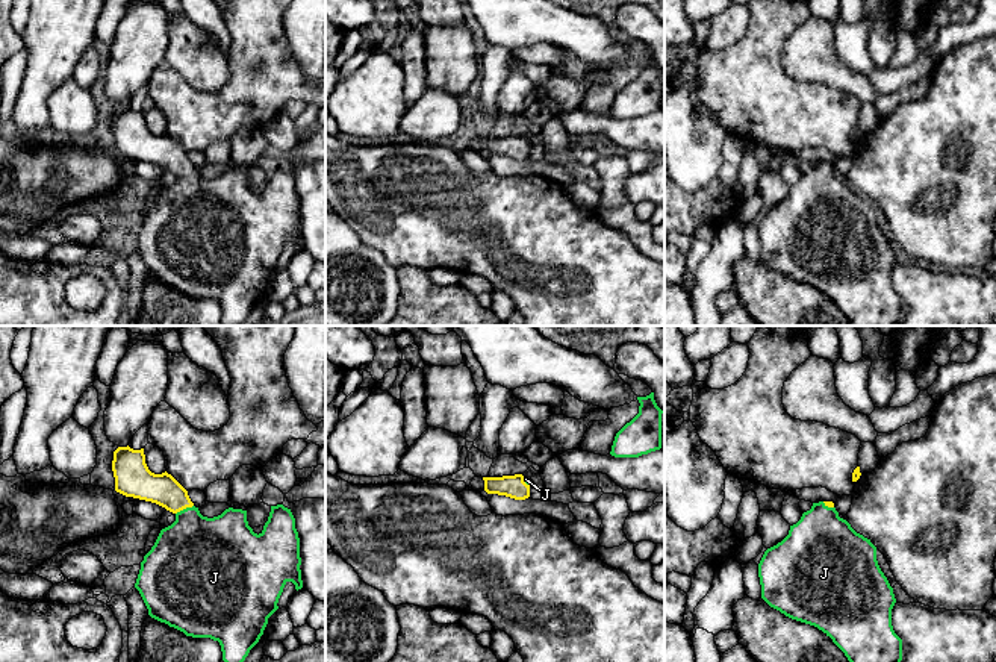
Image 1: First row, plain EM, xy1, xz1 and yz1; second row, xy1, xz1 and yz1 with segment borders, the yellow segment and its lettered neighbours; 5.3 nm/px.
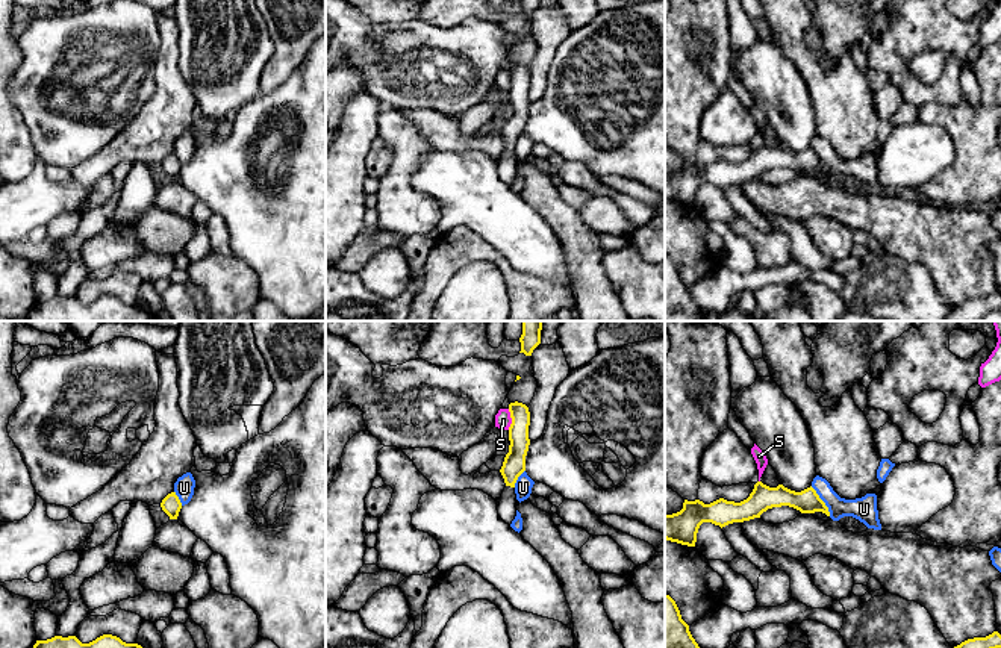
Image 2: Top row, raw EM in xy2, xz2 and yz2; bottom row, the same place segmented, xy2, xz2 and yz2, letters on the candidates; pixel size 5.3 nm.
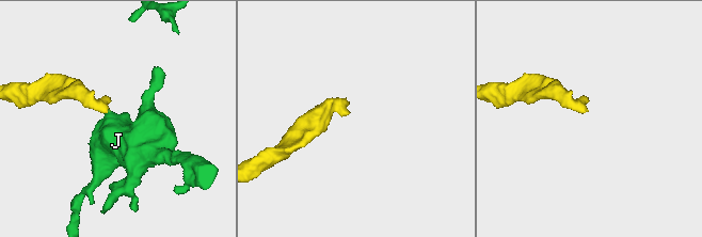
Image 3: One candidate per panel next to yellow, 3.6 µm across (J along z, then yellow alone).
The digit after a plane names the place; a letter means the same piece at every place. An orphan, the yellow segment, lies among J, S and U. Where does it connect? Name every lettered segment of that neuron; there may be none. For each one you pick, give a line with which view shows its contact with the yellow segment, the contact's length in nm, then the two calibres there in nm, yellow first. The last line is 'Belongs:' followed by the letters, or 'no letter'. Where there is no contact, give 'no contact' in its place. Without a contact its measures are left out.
J: meets yellow in xy1; contact 110 nm long; 170 nm thick on the yellow side, 400 nm on the other
Belongs: J

